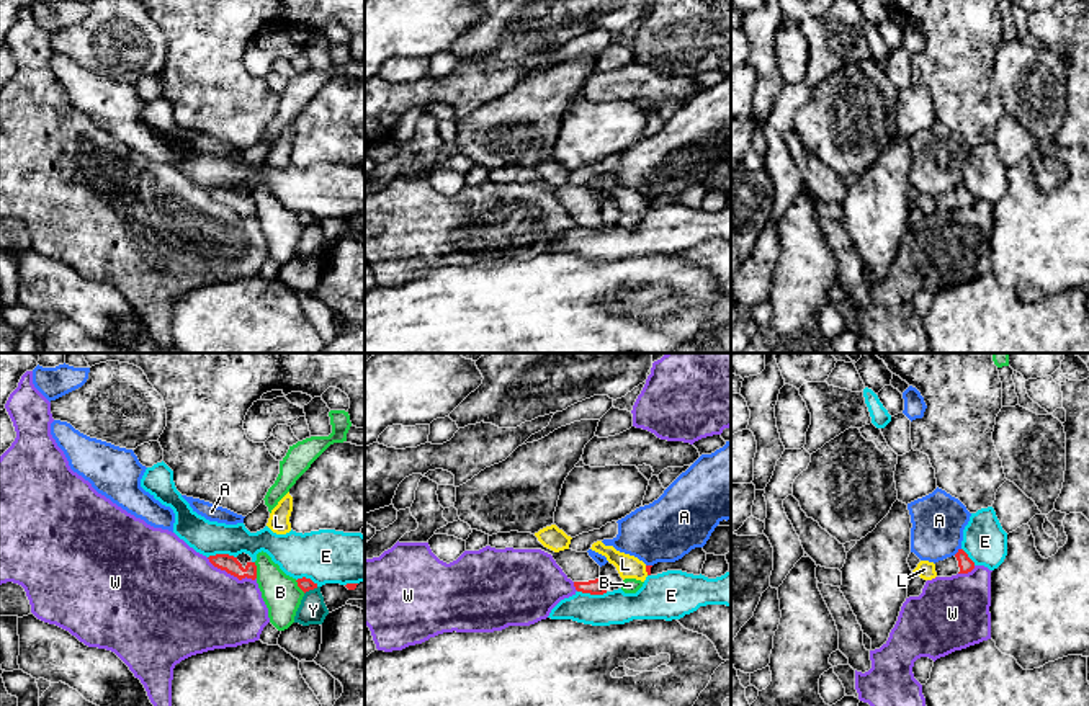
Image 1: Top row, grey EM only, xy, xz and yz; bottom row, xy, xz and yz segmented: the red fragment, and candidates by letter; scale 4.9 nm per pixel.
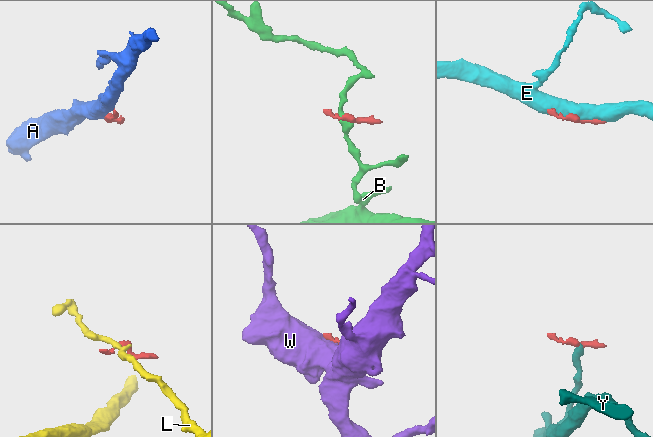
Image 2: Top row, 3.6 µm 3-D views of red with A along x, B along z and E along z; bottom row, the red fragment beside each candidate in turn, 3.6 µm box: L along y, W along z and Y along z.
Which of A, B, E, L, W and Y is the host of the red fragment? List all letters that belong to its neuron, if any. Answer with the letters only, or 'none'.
none

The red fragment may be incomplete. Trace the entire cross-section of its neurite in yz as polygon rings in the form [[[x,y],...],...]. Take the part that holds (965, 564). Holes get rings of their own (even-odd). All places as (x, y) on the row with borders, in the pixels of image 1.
[[[963,549],[952,557],[935,562],[937,577],[952,577],[957,574],[968,574],[975,569],[975,562]]]

